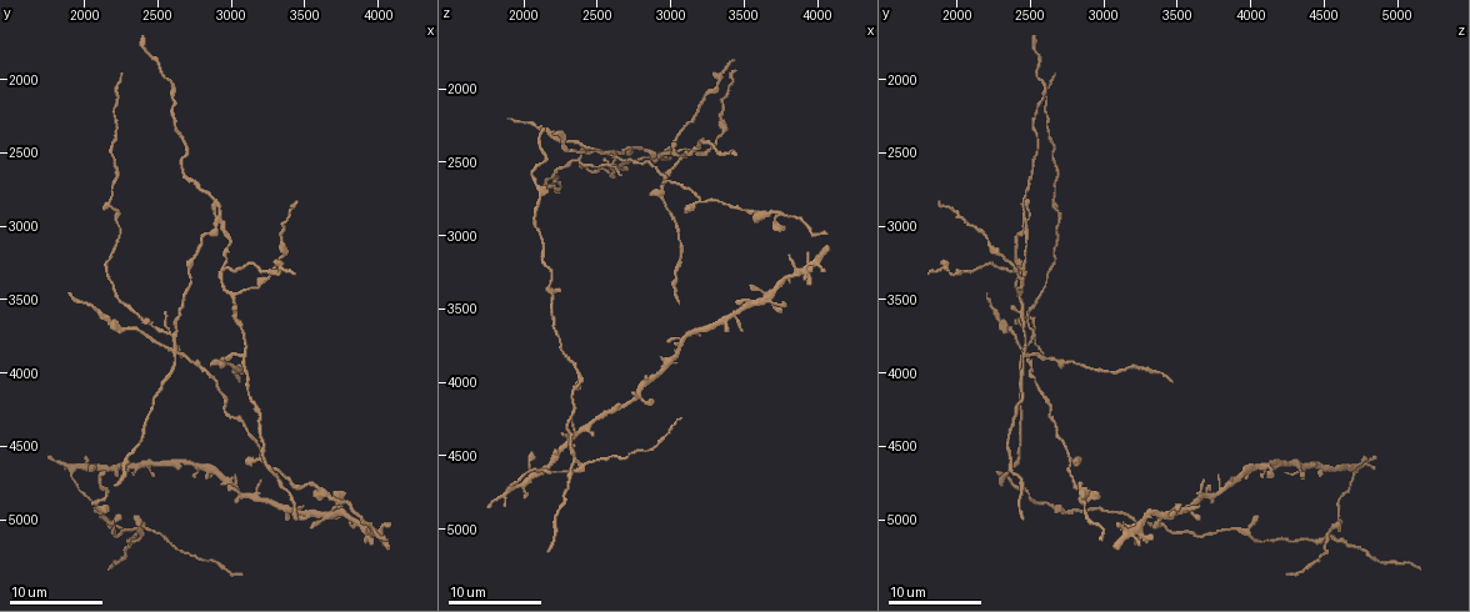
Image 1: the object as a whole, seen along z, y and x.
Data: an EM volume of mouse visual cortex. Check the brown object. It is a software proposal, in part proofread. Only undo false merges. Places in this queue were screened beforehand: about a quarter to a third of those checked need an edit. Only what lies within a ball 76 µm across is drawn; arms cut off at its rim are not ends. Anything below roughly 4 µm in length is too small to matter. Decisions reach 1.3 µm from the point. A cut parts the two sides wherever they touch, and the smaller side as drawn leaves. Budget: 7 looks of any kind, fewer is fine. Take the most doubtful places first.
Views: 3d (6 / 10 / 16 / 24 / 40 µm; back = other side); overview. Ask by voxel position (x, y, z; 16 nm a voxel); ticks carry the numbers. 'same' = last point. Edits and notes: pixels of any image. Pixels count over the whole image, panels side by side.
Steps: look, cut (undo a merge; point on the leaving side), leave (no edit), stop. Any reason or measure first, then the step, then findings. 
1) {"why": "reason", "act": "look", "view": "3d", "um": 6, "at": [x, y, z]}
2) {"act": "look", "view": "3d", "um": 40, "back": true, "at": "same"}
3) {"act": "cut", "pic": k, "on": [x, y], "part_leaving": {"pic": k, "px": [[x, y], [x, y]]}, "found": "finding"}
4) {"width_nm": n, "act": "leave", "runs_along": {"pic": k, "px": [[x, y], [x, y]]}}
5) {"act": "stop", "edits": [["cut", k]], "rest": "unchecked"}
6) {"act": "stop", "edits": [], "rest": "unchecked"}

{"why": "thin arm on a thick one", "act": "look", "view": "3d", "um": 6, "at": [2920, 2960, 2460]}

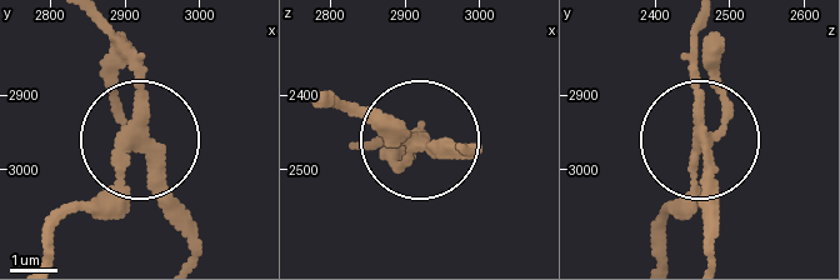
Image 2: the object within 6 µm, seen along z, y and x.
{"act": "look", "view": "3d", "um": 6, "back": true, "at": [2925, 2955, 2465]}

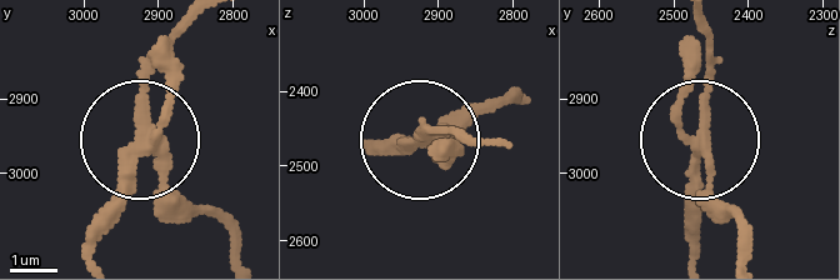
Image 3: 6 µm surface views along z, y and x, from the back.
{"side_arm_um": 25, "arms": 4, "act": "cut", "pic": 3, "on": [154, 209], "found": "a second cell is stuck on"}

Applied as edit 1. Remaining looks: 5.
{"why": "three-way junction", "act": "look", "view": "3d", "um": 10, "at": [3080, 3840, 2460]}

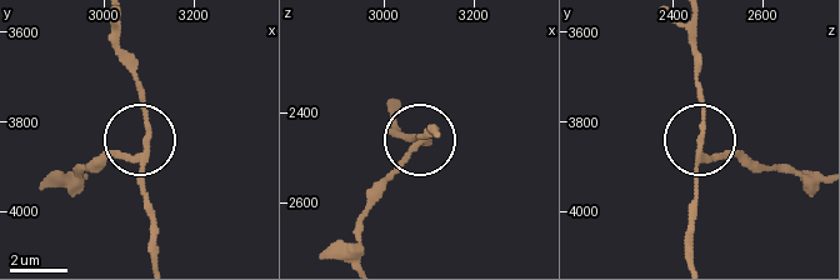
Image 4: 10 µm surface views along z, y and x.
{"side_arm_um": 21, "arms": 3, "act": "cut", "pic": 4, "on": [108, 158], "found": "a second cell is stuck on"}

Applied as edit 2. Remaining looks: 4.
{"act": "look", "view": "overview"}

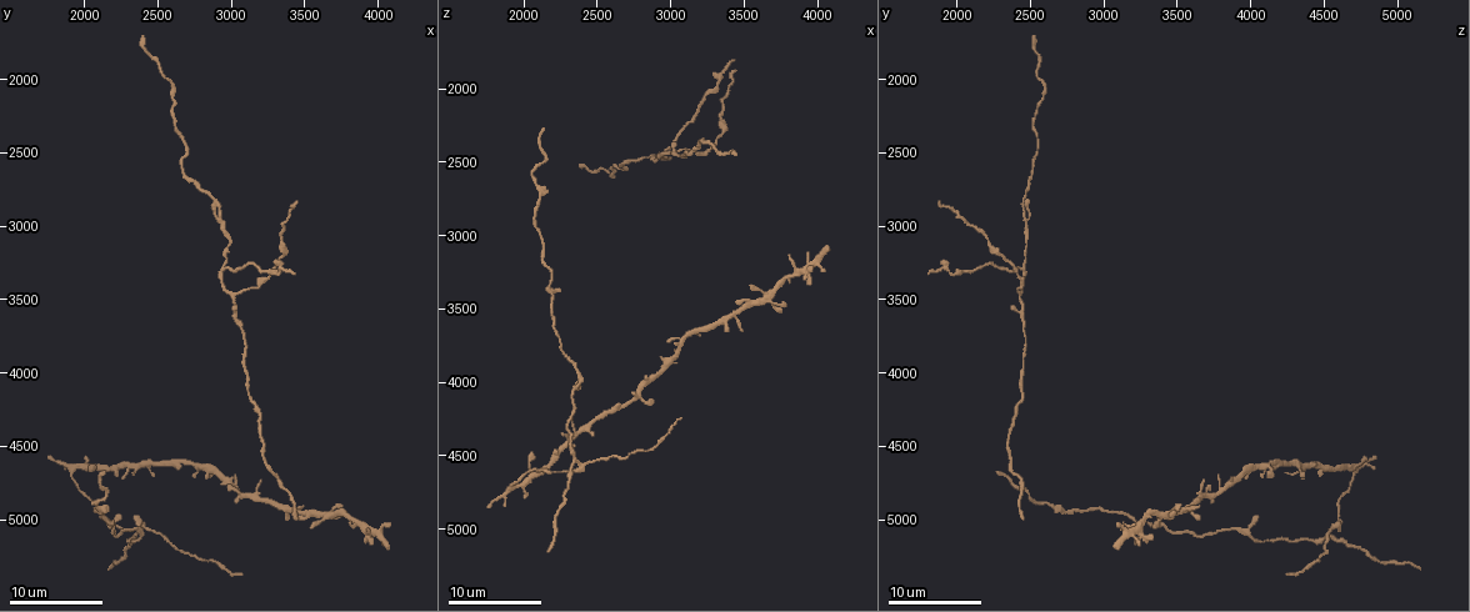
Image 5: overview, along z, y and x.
{"why": "three arms meet", "act": "look", "view": "3d", "um": 6, "at": [3040, 3460, 2420]}

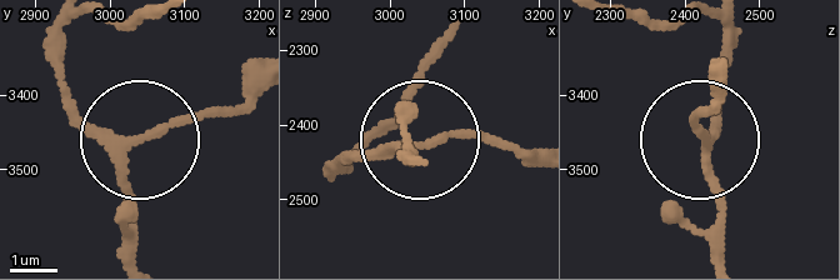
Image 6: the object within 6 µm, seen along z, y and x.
{"act": "look", "view": "3d", "um": 6, "back": true, "at": [3025, 3465, 2435]}

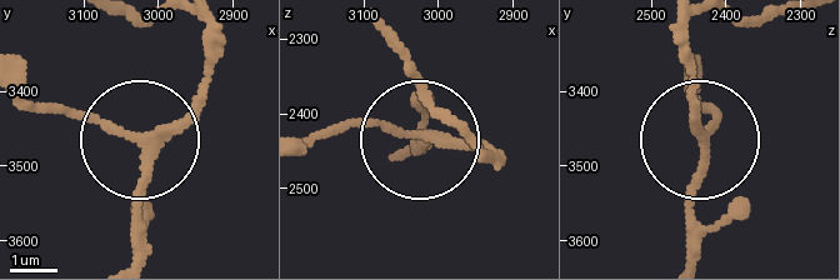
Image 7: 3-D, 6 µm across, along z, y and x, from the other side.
{"act": "leave", "runs_along": {"pic": 7, "px": [[690, 249], [690, 189], [714, 126], [701, 94]]}, "found": "all the same cell"}

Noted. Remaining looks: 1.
{"act": "stop", "edits": [["cut", 3], ["cut", 4]], "rest": "unchecked"}

